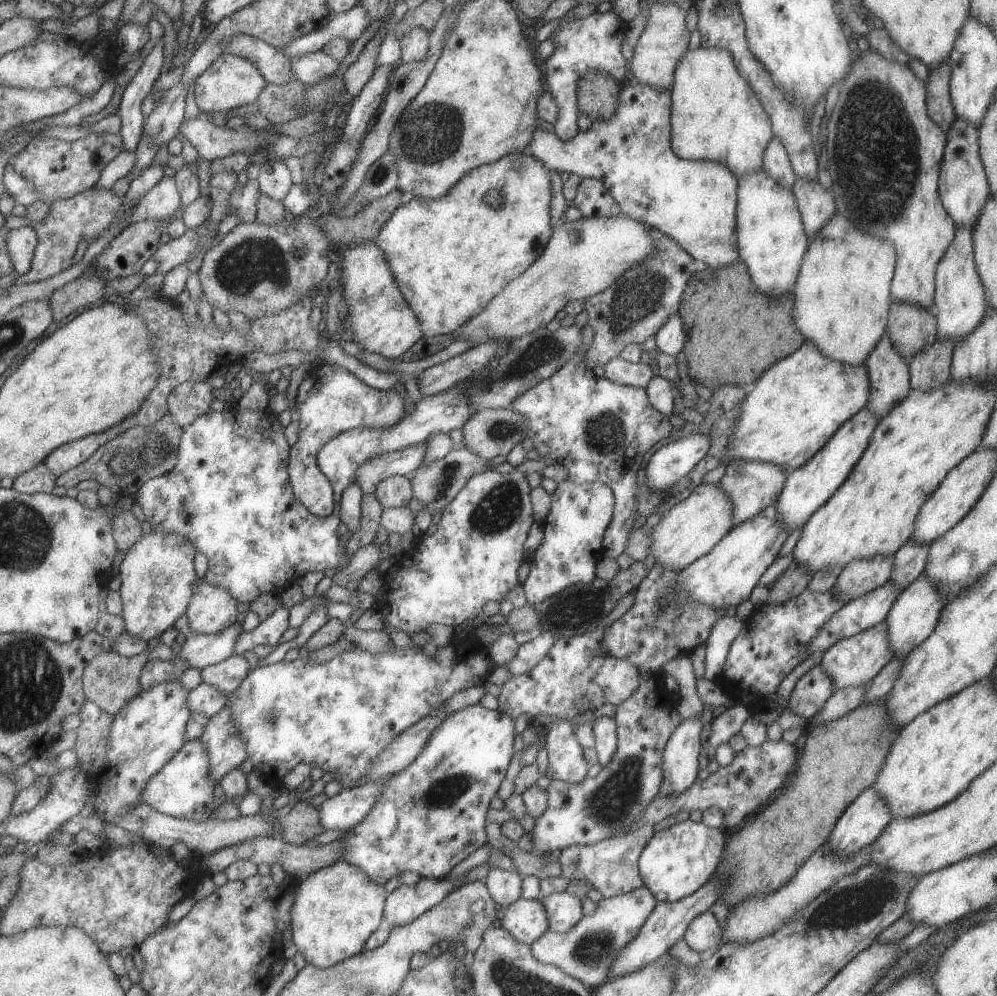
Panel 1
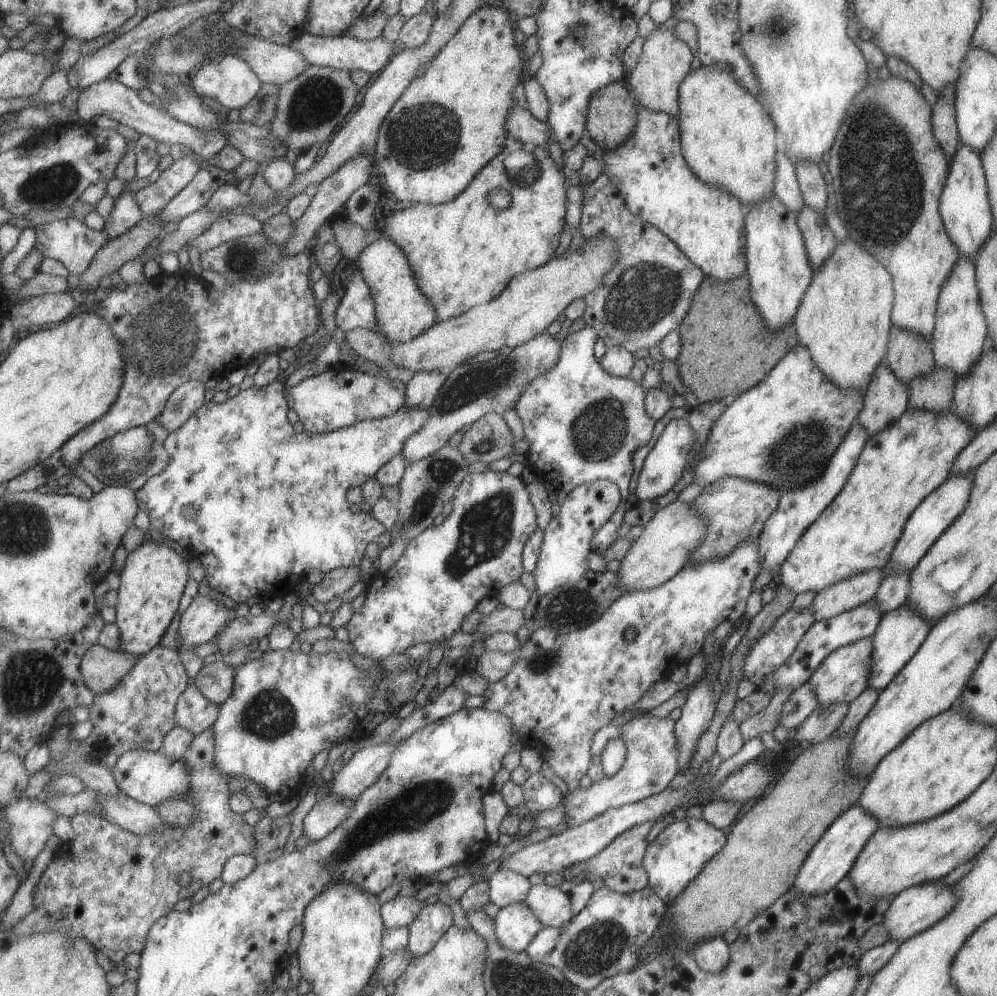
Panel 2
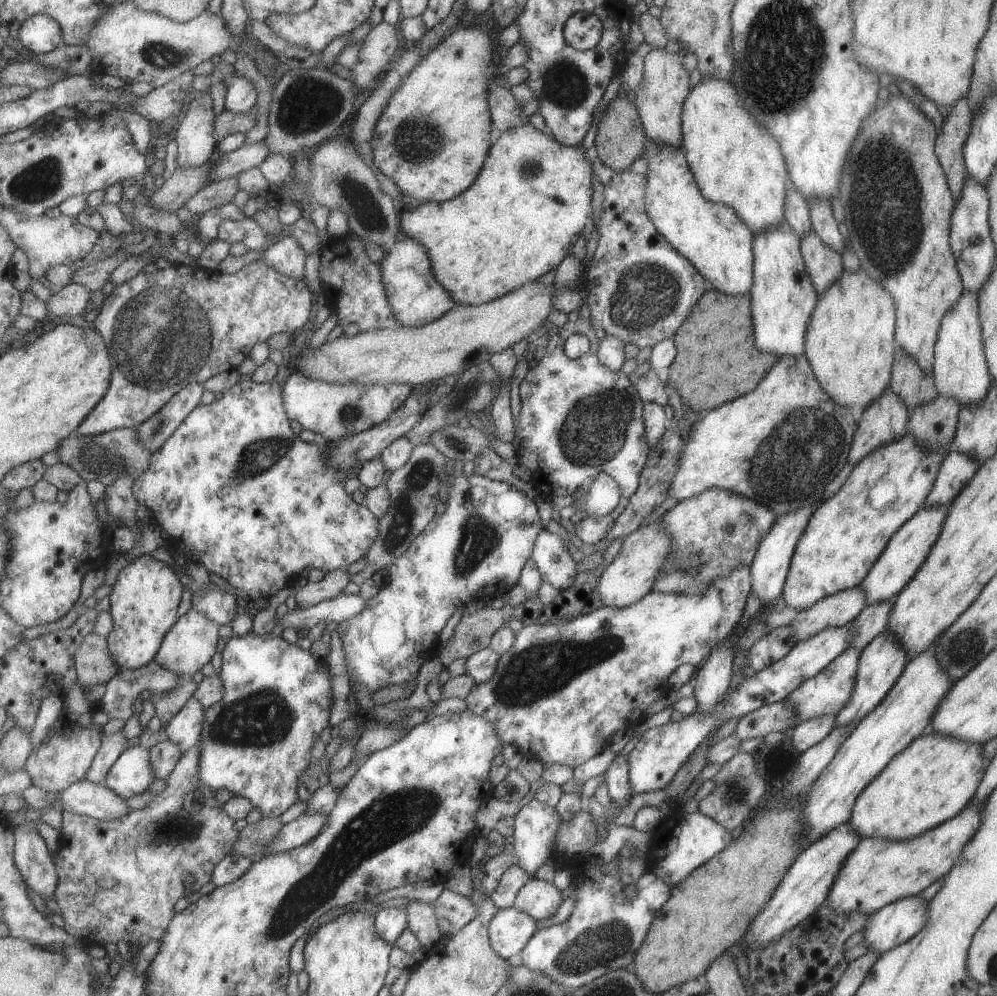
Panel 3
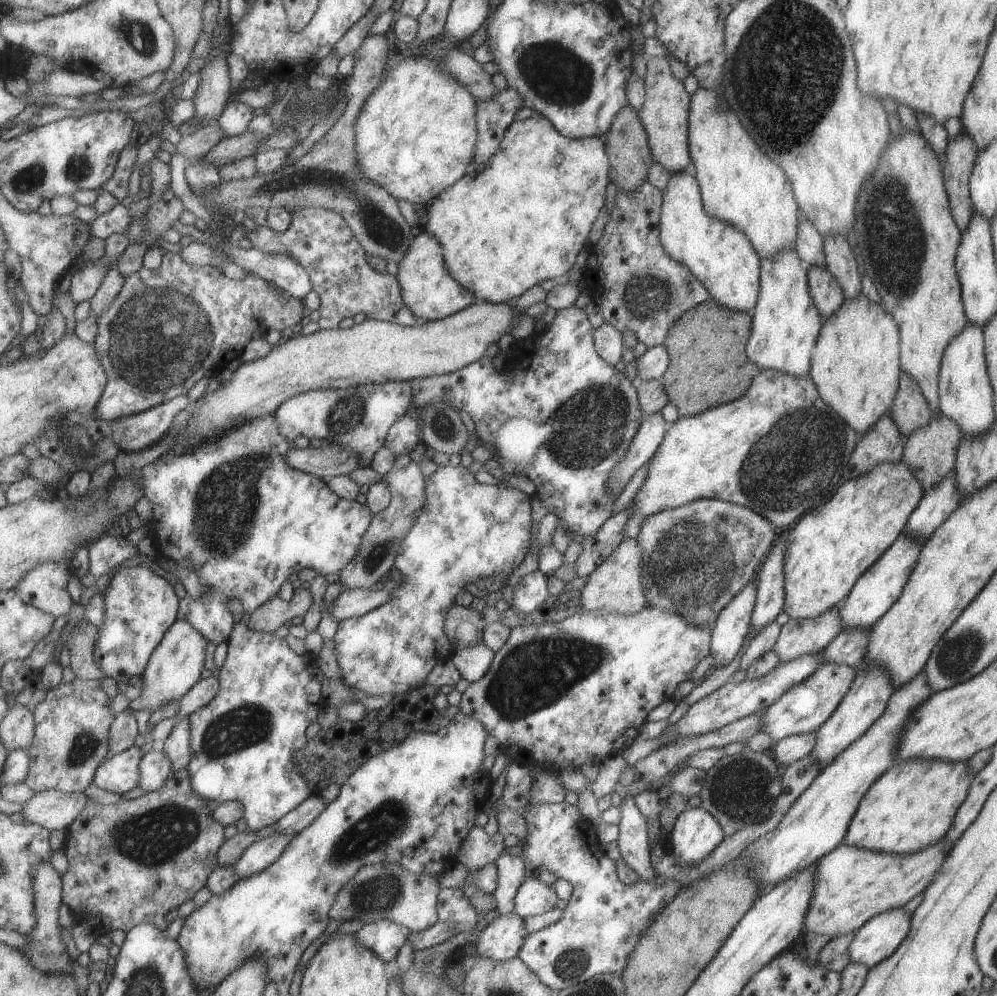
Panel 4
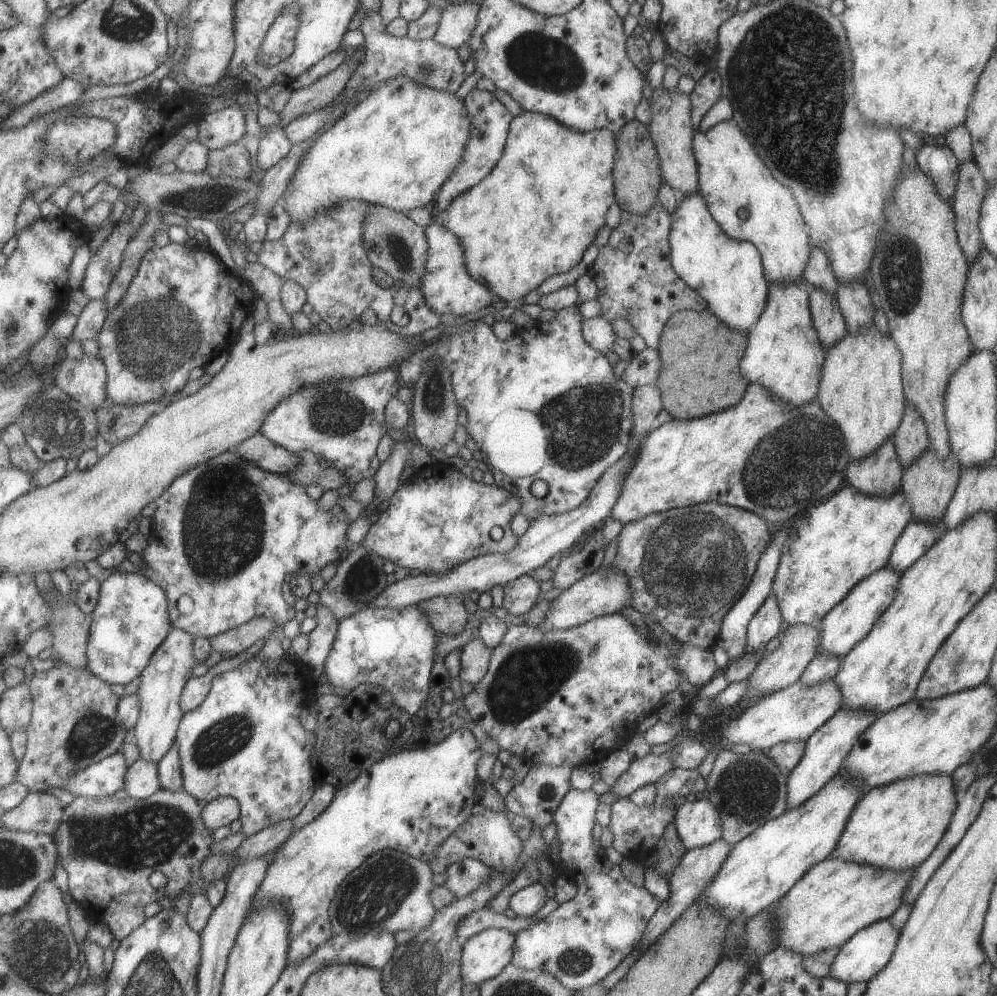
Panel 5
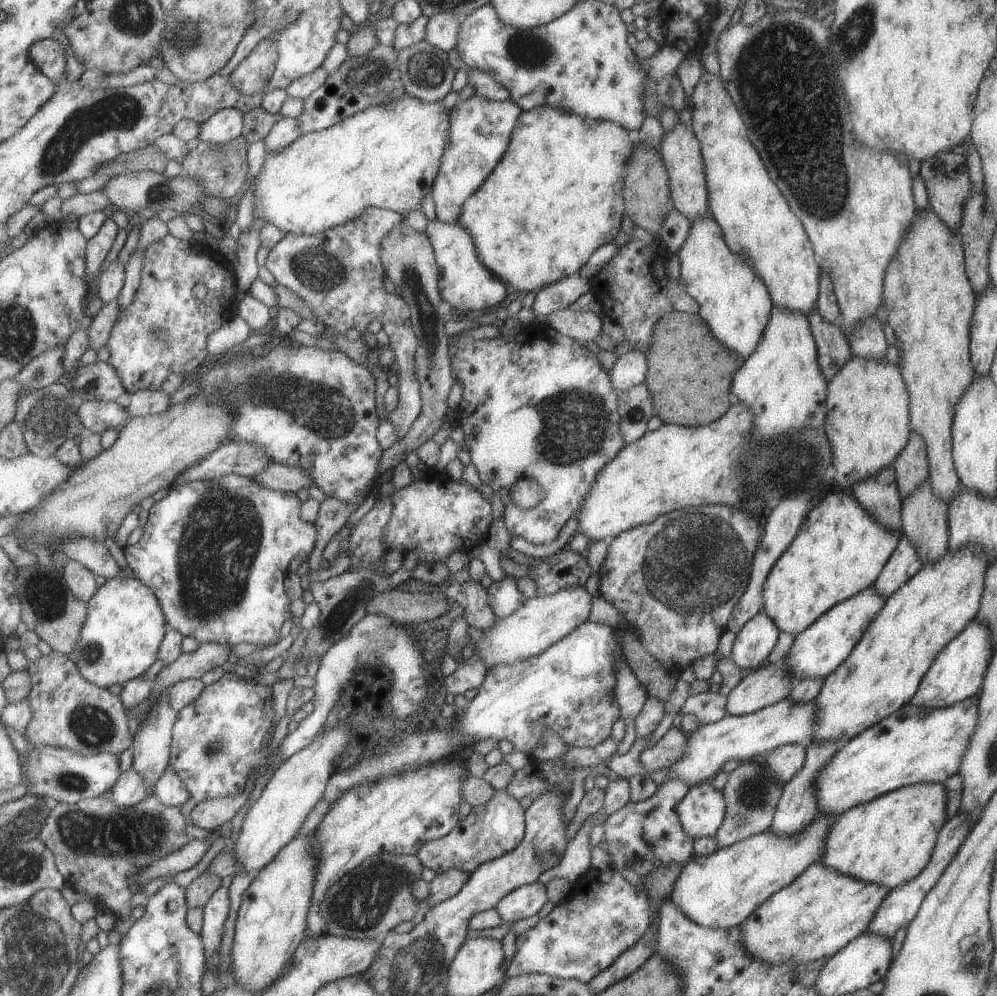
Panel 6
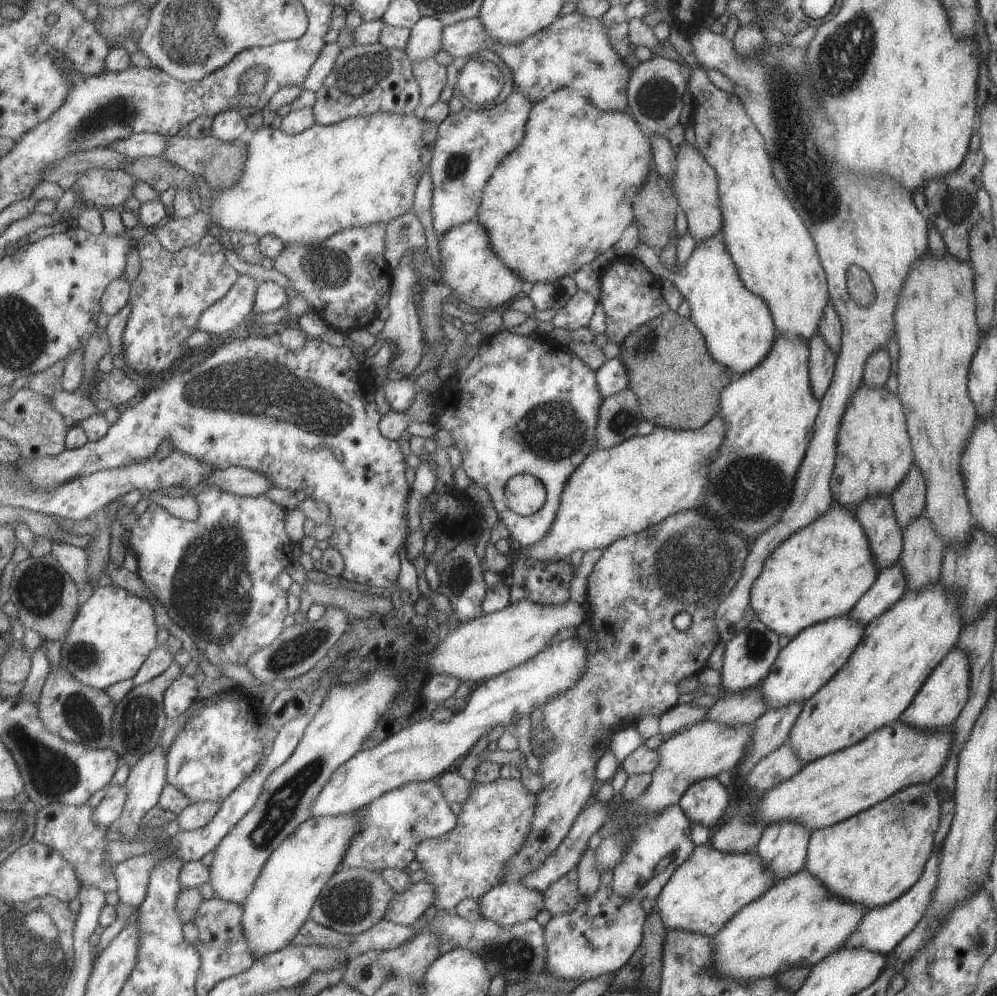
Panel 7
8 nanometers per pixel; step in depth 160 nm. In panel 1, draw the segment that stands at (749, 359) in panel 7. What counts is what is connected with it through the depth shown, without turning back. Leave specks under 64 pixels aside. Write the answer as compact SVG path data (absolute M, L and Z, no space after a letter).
M631 80L621 84L620 91L617 95L616 107L614 113L608 119L594 120L589 130L578 132L571 140L561 142L555 133L544 132L537 128L532 134L532 139L529 141L529 150L531 156L539 159L548 171L565 171L568 174L577 174L577 176L591 177L600 180L610 192L610 195L617 202L621 214L626 217L641 221L645 226L662 232L665 236L673 239L689 256L695 260L700 260L706 266L712 269L715 267L725 266L730 262L738 260L738 246L736 241L736 204L737 204L737 179L733 177L732 172L721 163L715 161L706 161L699 159L682 159L676 155L670 147L670 90L665 87L652 87L641 81Z

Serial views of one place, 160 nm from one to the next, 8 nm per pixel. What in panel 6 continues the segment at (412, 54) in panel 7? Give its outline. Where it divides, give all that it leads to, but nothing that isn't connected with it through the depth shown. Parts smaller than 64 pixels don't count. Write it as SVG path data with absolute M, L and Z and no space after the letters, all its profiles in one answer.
M438 13L429 17L425 24L425 42L443 52L451 50L457 42L457 28L460 20L453 14Z

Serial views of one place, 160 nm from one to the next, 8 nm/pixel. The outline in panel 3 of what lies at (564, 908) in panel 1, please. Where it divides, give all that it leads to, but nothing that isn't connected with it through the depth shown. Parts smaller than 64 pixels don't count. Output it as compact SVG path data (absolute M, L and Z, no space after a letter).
M530 878L517 891L512 906L540 921L553 916L561 901L561 891L552 882Z

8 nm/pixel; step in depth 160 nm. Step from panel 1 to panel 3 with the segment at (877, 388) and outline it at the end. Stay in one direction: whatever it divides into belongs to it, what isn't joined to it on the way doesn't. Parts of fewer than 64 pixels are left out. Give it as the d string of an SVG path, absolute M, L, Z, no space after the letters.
M885 387L876 399L873 399L863 410L859 421L856 423L855 432L848 450L848 460L853 466L865 455L873 451L874 448L887 444L888 442L900 439L905 434L909 419L909 408L902 400L890 389Z

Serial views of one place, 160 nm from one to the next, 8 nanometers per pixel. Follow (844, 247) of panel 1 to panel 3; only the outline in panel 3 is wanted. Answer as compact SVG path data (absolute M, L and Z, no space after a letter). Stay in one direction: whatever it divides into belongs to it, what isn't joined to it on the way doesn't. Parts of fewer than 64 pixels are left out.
M861 268L856 271L841 271L841 274L818 294L807 321L802 354L806 356L819 386L834 403L841 407L861 406L864 409L885 387L889 387L893 351L897 346L894 339L895 319L896 308L891 296L887 296L885 288L878 283L876 277L868 275Z

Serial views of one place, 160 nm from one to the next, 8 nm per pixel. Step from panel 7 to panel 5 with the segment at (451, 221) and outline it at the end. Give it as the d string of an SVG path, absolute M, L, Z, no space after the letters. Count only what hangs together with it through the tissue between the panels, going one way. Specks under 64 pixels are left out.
M473 87L462 98L462 101L470 120L470 135L465 150L462 152L461 160L449 175L449 178L438 188L434 195L431 207L438 213L443 211L460 192L477 184L497 164L504 149L508 124L513 118L505 106L501 104L500 99L492 92Z

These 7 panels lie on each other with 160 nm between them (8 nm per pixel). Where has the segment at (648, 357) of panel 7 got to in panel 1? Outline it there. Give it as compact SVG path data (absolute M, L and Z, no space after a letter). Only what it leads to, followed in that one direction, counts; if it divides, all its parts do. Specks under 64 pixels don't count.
M739 259L714 269L706 266L702 271L693 273L684 286L677 310L686 334L682 351L688 362L689 378L711 390L722 384L751 387L766 368L789 356L803 344L805 338L798 331L791 316L793 305L792 291L782 297L772 297L758 291L750 279L748 268Z

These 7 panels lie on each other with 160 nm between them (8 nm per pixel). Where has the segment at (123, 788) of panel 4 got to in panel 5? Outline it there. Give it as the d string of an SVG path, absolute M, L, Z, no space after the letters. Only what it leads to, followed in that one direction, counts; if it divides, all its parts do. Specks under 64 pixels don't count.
M120 750L70 777L67 791L77 797L113 796L126 788L129 767L123 750Z

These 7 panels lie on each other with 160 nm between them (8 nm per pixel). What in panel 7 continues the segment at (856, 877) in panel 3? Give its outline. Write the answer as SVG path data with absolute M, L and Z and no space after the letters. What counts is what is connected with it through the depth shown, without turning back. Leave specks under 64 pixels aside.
M801 869L773 883L773 886L753 902L738 910L712 938L714 975L720 979L751 980L775 977L795 966L811 967L829 953L839 949L857 928L866 908L834 895L810 872Z

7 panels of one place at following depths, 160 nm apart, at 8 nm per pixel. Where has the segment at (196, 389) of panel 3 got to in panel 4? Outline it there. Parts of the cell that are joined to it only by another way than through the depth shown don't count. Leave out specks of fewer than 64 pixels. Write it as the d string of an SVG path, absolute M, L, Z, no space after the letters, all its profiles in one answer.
M181 395L152 409L114 420L115 442L125 452L141 452L161 441L168 434L175 416L193 404L189 395Z

